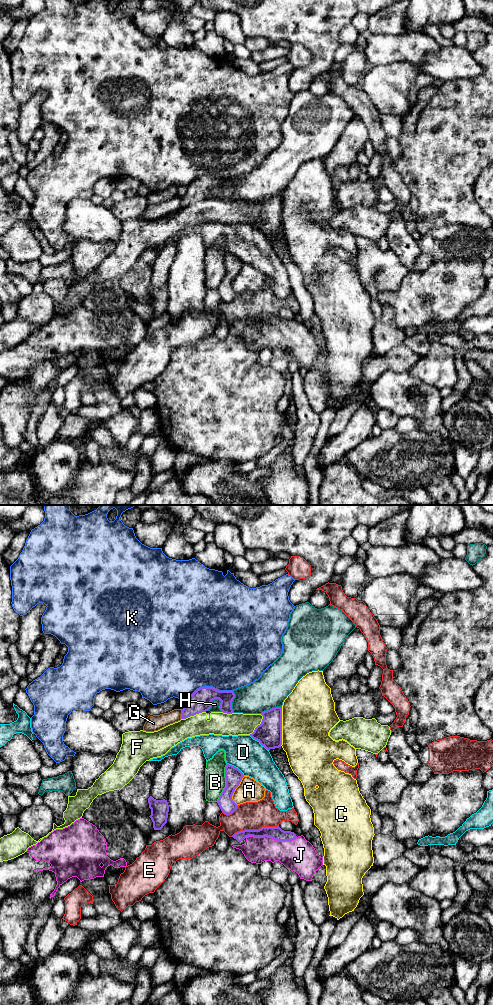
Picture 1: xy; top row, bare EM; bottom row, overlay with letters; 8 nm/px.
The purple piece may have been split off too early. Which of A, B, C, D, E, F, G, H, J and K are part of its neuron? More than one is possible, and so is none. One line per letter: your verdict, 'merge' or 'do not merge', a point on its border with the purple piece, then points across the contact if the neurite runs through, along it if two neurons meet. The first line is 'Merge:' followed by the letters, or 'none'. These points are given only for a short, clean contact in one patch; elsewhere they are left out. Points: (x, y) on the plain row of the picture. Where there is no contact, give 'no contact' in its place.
Merge: J
A: do not merge; meets purple in xy at (234, 278)
B: do not merge; meets purple in xy at (226, 271)
C: do not merge; meets purple in xy at (281, 215)
D: do not merge; meets purple in xy at (259, 229)
E: do not merge; meets purple in xy at (254, 318)
F: do not merge; meets purple in xy at (193, 203)
G: do not merge; meets purple in xy at (181, 202)
H: do not merge; meets purple in xy at (212, 188)
J: merge; meets purple in xy at (271, 324); runs through xy (276, 321), (271, 324), (295, 343)
K: do not merge; meets purple in xy at (209, 175)

